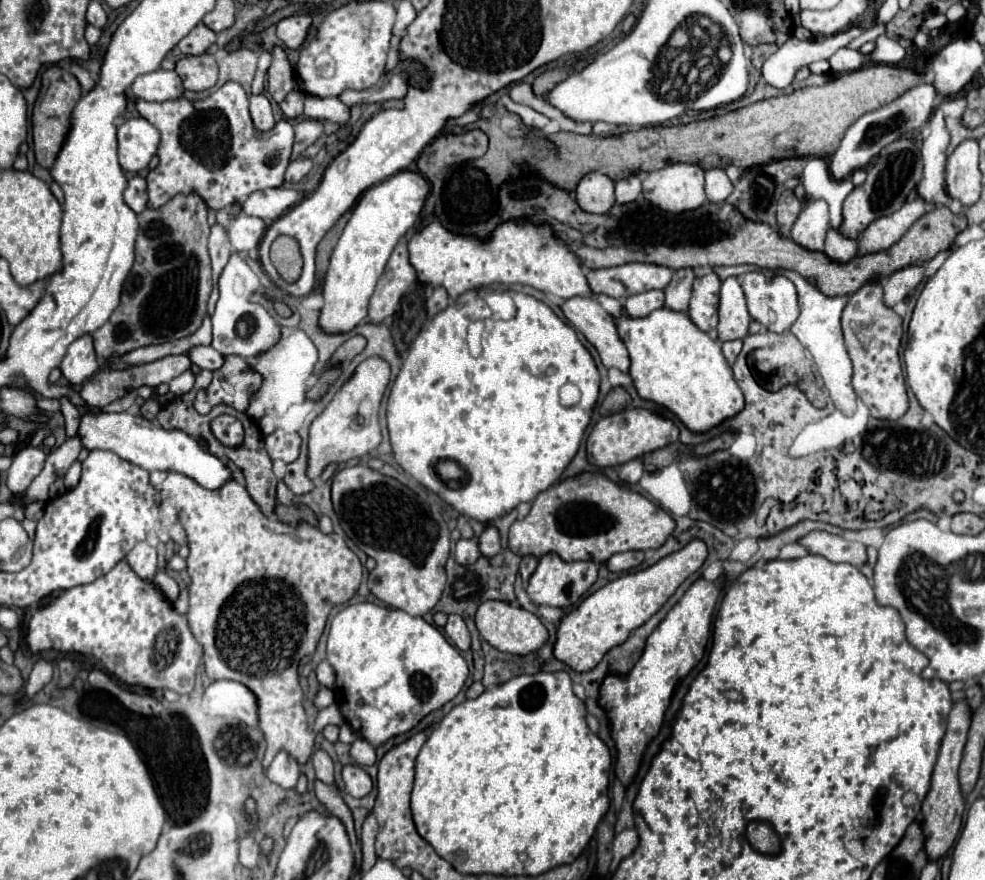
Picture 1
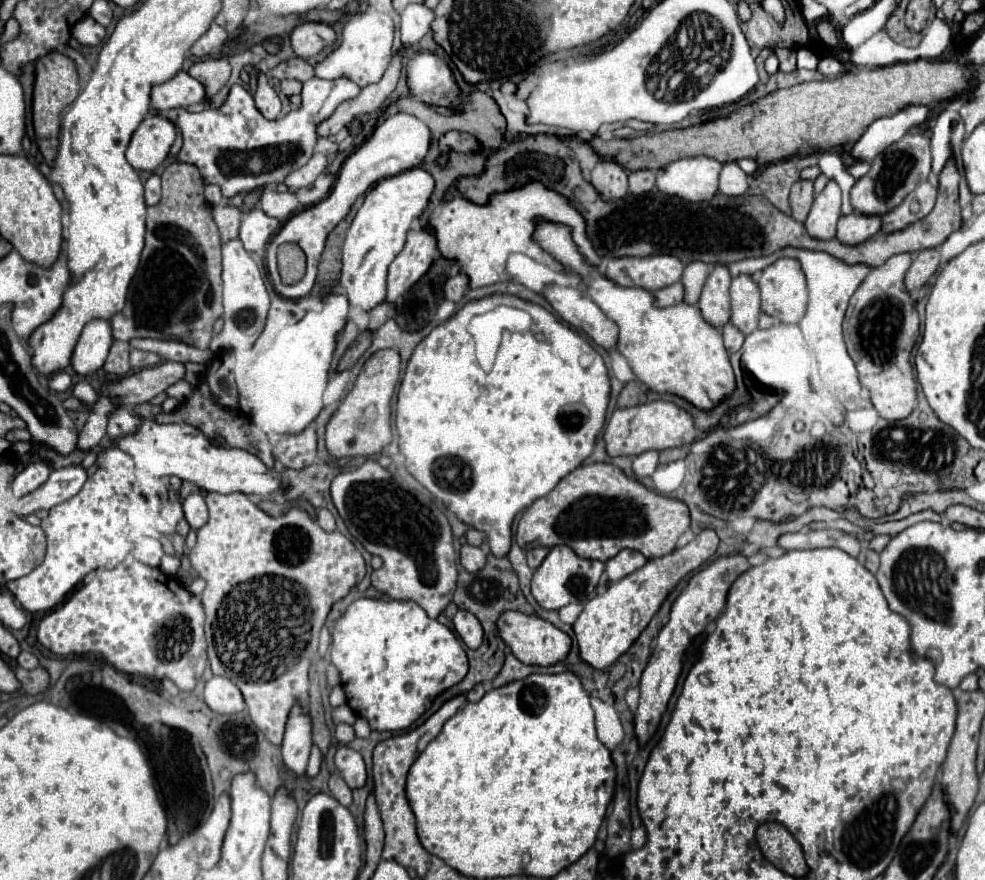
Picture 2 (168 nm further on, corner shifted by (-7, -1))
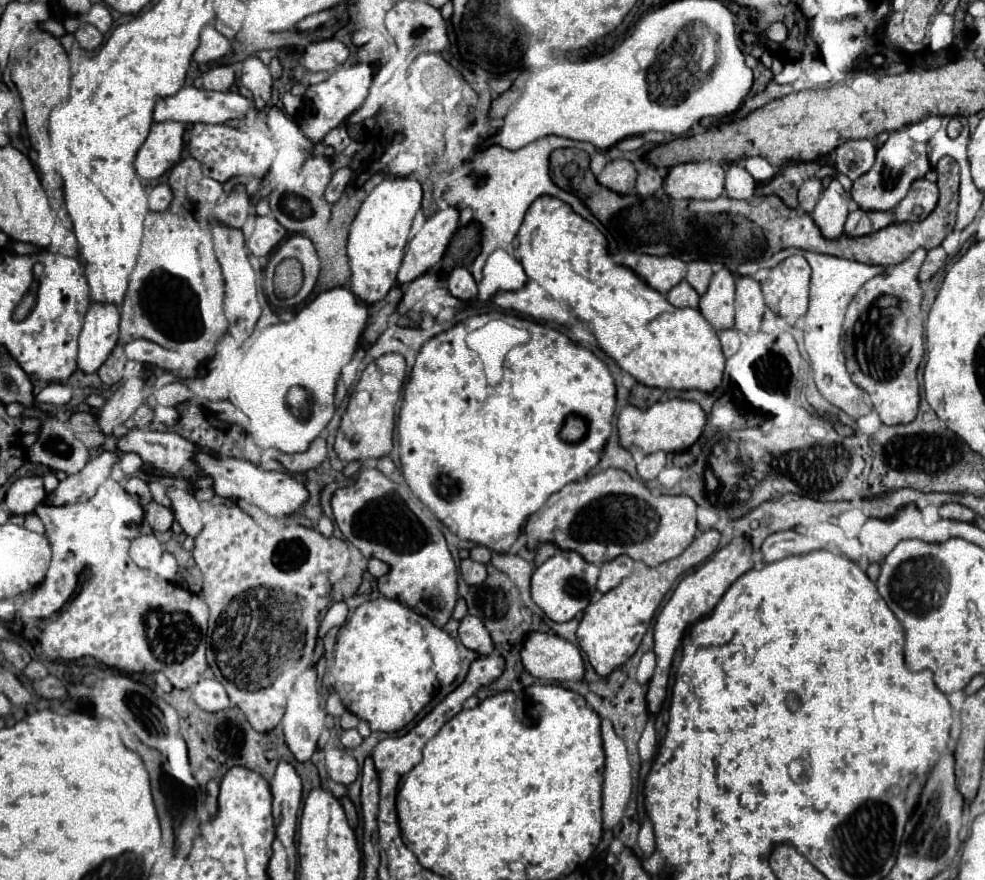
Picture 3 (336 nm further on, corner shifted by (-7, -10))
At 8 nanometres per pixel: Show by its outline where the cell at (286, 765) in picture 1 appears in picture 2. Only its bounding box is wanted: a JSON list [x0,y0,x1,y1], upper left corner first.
[282,704,312,776]

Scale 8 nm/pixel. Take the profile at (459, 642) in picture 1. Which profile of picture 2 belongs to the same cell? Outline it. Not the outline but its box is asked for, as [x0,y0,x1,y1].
[454,610,484,648]

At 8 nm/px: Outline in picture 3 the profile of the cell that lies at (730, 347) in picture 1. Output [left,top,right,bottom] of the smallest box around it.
[718,329,740,357]

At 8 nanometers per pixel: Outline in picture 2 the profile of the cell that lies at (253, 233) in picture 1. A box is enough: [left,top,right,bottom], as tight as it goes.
[240,208,280,252]

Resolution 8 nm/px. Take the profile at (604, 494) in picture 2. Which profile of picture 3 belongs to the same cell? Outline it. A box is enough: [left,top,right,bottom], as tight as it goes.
[524,467,696,567]

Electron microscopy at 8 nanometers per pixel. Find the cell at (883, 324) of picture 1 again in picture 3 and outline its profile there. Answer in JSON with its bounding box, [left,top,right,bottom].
[842,247,946,425]

